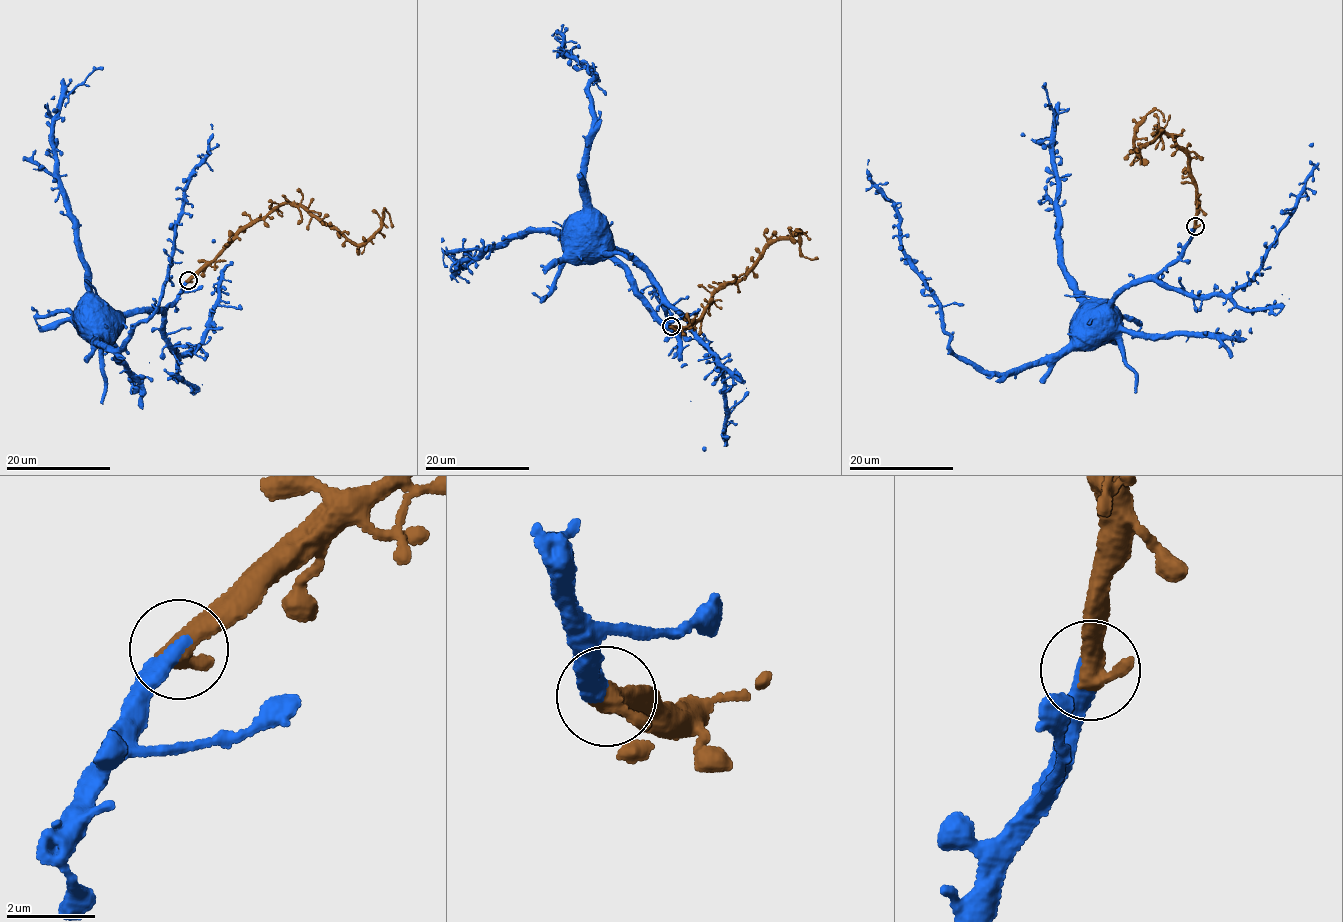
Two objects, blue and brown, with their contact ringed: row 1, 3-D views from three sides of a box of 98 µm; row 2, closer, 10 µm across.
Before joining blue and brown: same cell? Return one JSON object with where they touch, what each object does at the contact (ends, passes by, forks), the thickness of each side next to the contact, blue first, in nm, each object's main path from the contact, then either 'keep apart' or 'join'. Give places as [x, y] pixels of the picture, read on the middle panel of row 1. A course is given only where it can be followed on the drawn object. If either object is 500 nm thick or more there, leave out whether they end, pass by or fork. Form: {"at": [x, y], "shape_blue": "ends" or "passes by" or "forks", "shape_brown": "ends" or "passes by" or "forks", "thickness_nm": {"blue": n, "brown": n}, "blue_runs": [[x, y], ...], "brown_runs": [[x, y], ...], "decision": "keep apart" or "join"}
{"at": [671, 326], "thickness_nm": {"blue": 400, "brown": 600}, "blue_runs": [[671, 325], [591, 210], [583, 180], [596, 78], [551, 35]], "brown_runs": [[671, 327], [680, 331], [687, 328], [716, 292], [745, 275], [760, 253], [797, 230], [803, 255], [817, 258]], "decision": "join"}

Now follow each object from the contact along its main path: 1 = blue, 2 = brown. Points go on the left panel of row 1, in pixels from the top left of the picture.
1: (189, 280), (166, 309), (128, 311), (98, 340), (118, 349), (156, 307), (186, 182), (207, 149), (210, 124)
2: (188, 280), (252, 222), (284, 204), (302, 207), (356, 243), (362, 243), (381, 227), (386, 210), (392, 228)

